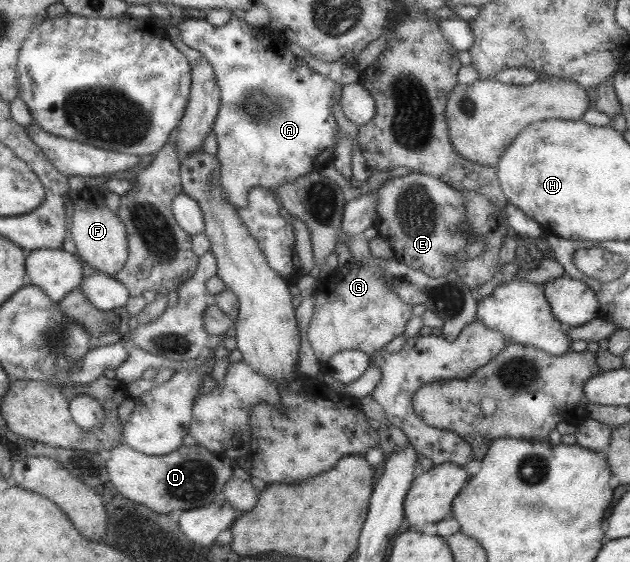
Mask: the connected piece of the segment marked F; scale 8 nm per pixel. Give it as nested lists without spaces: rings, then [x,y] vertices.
[[[88,180],[85,187],[78,191],[69,190],[68,198],[72,202],[70,237],[74,242],[77,256],[83,264],[95,268],[97,272],[109,276],[123,268],[127,260],[127,235],[123,223],[113,211],[105,207],[104,192],[97,182]]]

